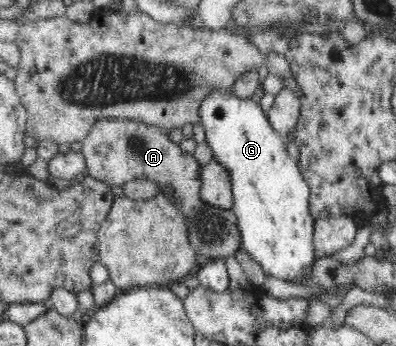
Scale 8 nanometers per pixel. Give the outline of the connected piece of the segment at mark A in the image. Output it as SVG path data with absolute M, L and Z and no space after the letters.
M109 119L97 122L82 141L85 173L111 186L123 187L137 179L152 181L165 189L165 196L175 200L186 216L190 246L196 255L223 260L234 256L241 248L240 229L232 210L205 205L200 198L201 168L194 156L181 153L180 147L168 138L159 127L149 126L140 120Z

